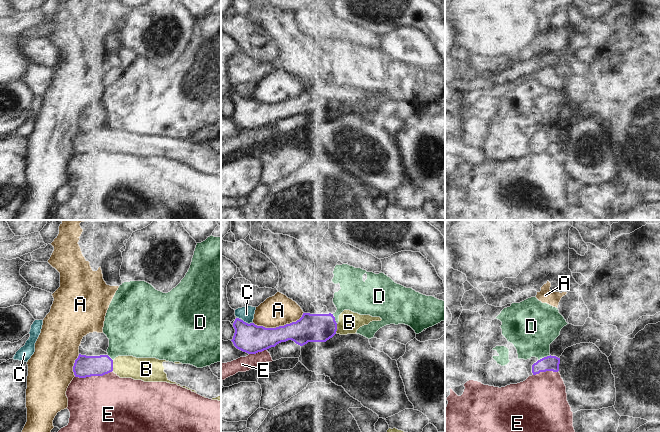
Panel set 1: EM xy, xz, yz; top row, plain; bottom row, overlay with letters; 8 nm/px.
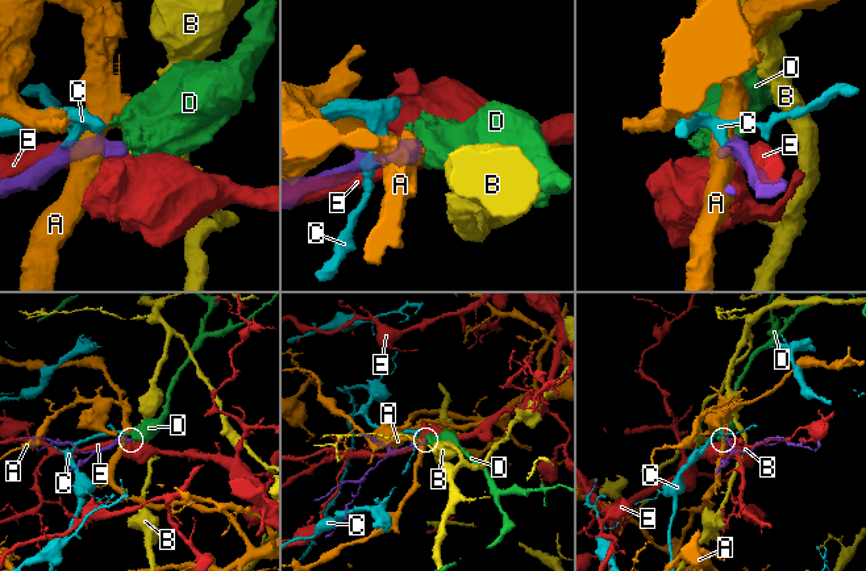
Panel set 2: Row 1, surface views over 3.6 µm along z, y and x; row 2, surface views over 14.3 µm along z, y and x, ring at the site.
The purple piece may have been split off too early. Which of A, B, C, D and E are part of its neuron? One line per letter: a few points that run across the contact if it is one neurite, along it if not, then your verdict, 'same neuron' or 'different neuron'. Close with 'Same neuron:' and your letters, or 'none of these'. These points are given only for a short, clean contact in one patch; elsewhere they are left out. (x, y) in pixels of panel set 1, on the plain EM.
A: different neuron
B: xy (85, 142), (112, 141), (142, 145) | same neuron
C: xz (242, 95), (252, 99) | different neuron
D: yz (550, 131), (538, 136) | different neuron
E: different neuron
Same neuron: B

